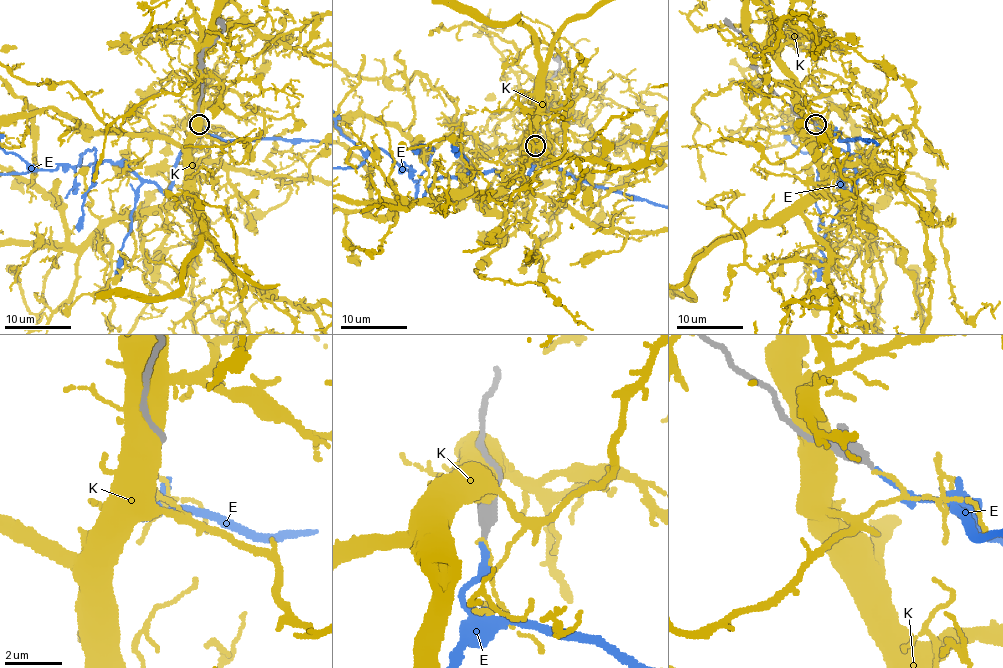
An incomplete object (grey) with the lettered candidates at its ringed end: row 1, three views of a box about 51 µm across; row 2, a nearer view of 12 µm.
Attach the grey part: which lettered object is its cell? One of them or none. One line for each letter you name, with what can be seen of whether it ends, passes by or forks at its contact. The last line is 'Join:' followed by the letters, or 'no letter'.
E: It ends there
Join: E

